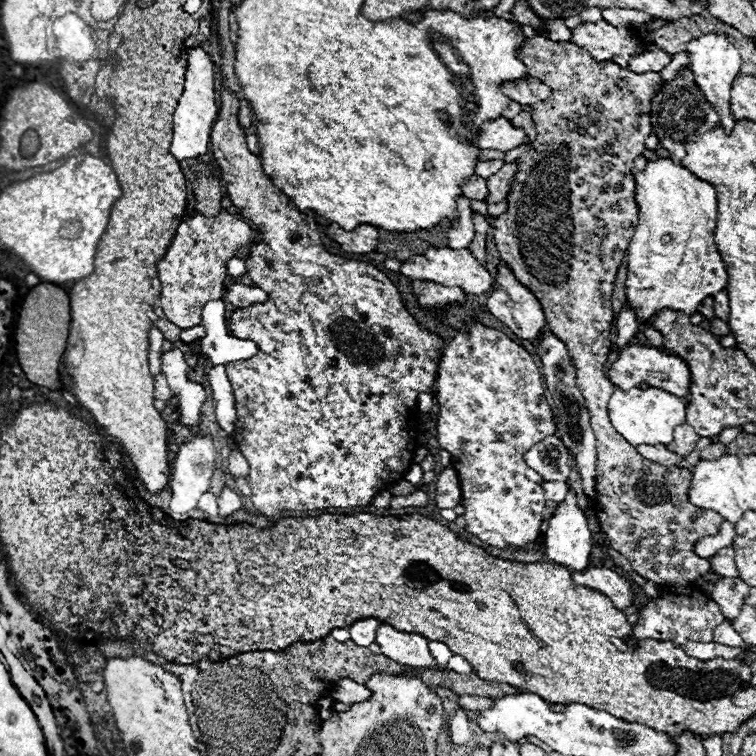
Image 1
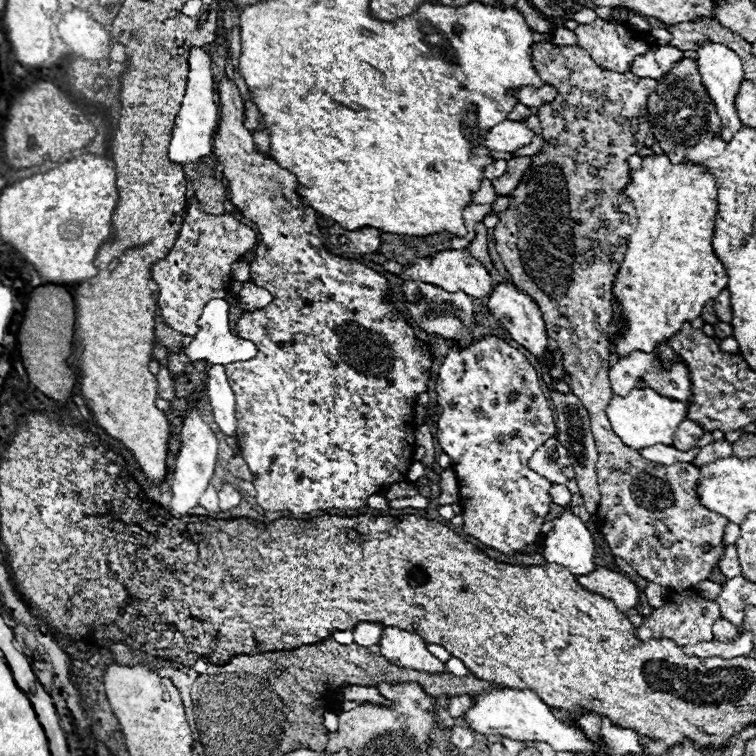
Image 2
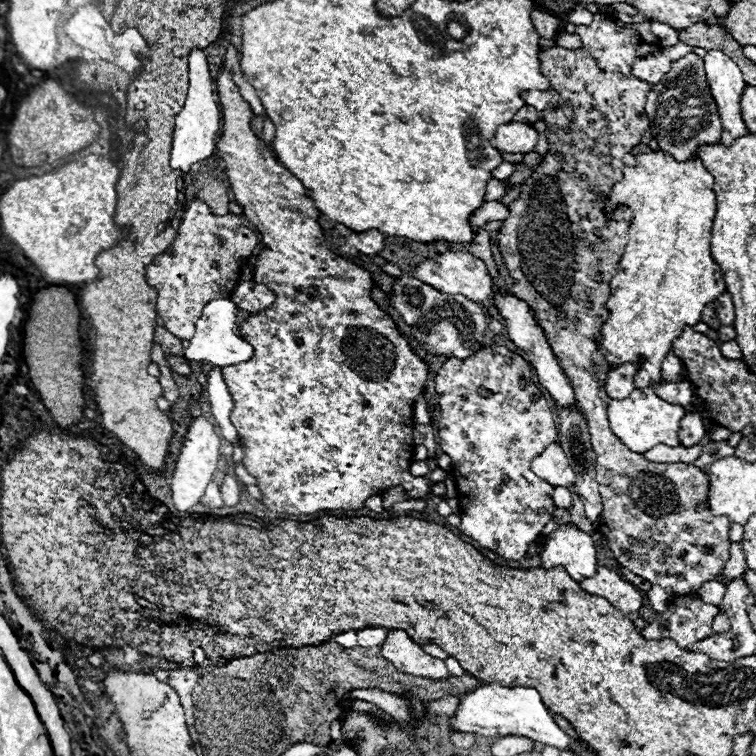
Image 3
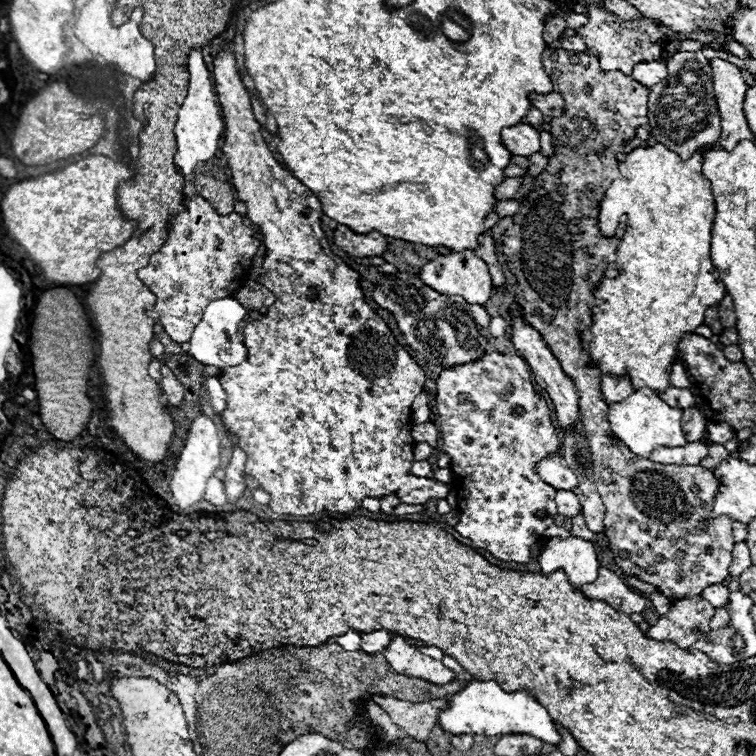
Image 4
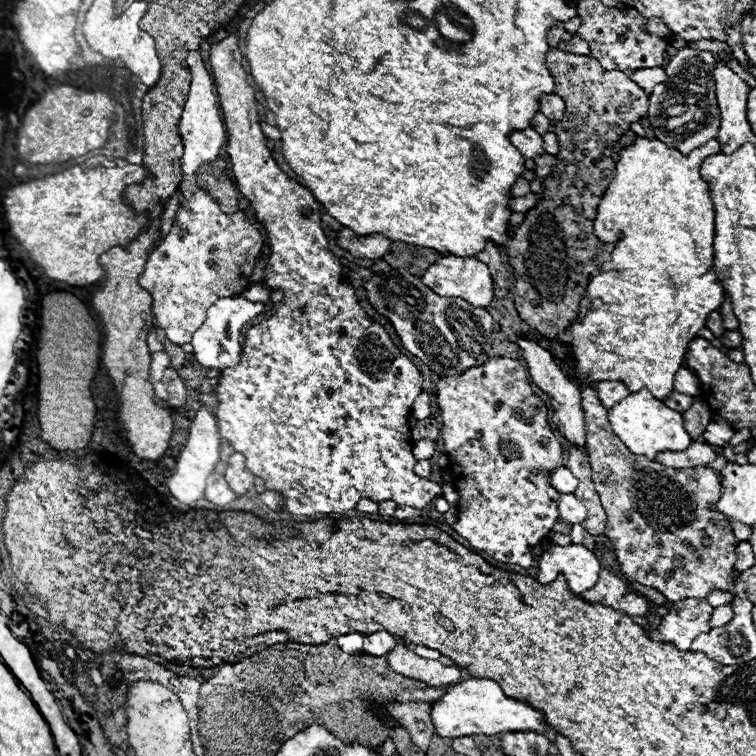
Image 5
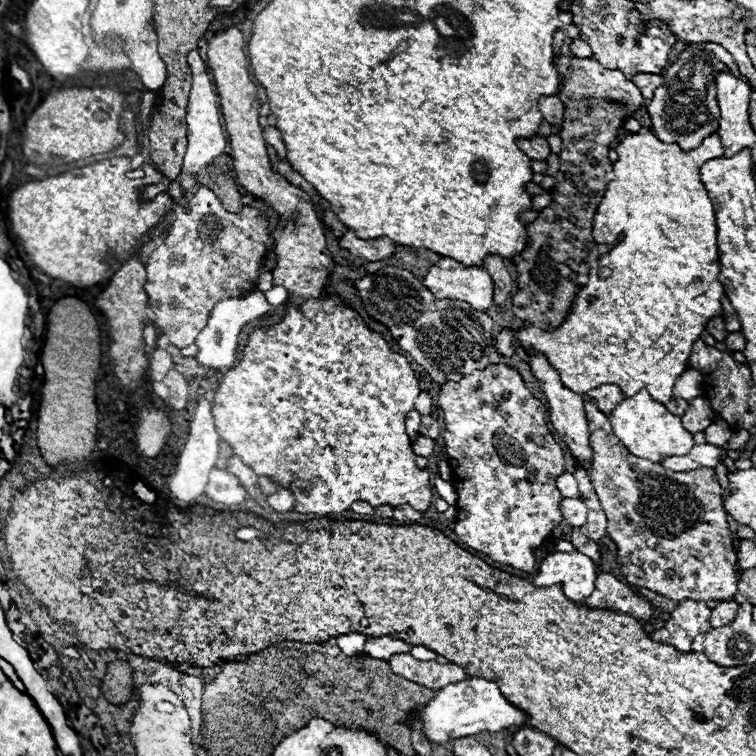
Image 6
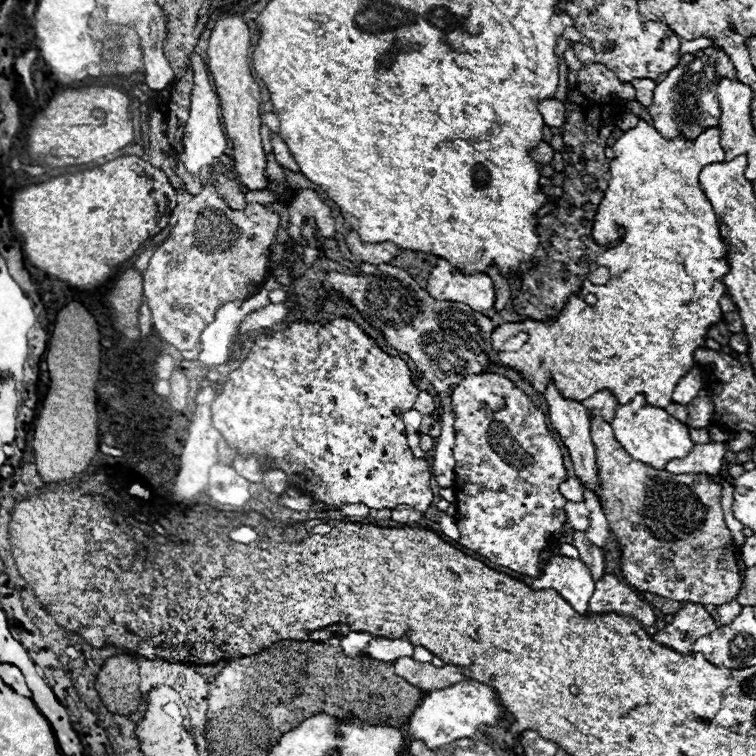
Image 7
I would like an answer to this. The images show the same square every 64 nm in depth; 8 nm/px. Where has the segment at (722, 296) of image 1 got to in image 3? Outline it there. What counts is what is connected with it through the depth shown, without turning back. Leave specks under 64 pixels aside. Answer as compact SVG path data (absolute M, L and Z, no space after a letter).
M722 292L722 296L718 296L718 300L714 300L714 310L722 324L734 322L734 304L732 304L732 298L728 292Z

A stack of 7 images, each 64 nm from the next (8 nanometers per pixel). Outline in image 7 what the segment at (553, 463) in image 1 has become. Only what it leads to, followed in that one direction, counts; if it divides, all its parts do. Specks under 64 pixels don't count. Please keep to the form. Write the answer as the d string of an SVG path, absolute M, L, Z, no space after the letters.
M574 476L574 478L566 478L562 484L560 484L560 492L566 500L574 500L574 502L582 502L584 496L582 496L582 484L580 480Z

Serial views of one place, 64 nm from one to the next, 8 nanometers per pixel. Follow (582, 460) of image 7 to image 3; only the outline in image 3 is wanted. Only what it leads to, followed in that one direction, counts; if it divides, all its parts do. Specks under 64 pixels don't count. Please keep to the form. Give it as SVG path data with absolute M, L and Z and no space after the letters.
M496 292L494 298L492 298L492 302L494 302L494 306L498 308L500 316L504 318L504 326L506 326L508 338L510 338L520 350L526 352L526 360L528 360L530 366L536 370L538 382L550 392L550 396L552 396L560 406L570 406L570 404L574 404L576 398L574 398L572 384L570 384L568 376L562 372L562 368L560 368L560 364L558 364L558 360L556 360L552 348L550 348L550 344L548 344L548 340L546 340L544 330L538 326L536 318L534 318L534 310L532 310L526 302L518 300L514 294L500 294L500 292Z

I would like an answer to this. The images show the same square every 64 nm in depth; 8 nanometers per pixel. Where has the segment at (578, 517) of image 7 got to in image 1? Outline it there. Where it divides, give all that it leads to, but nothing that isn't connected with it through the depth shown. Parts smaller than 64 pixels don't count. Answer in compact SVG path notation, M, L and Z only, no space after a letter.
M544 482L542 488L546 490L546 498L554 502L562 502L568 494L568 484L566 482Z

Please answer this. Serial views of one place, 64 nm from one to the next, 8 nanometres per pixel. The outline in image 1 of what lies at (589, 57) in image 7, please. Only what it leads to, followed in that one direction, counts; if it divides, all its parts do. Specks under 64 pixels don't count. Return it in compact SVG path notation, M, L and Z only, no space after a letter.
M544 20L544 34L554 42L570 42L570 30L562 20Z

